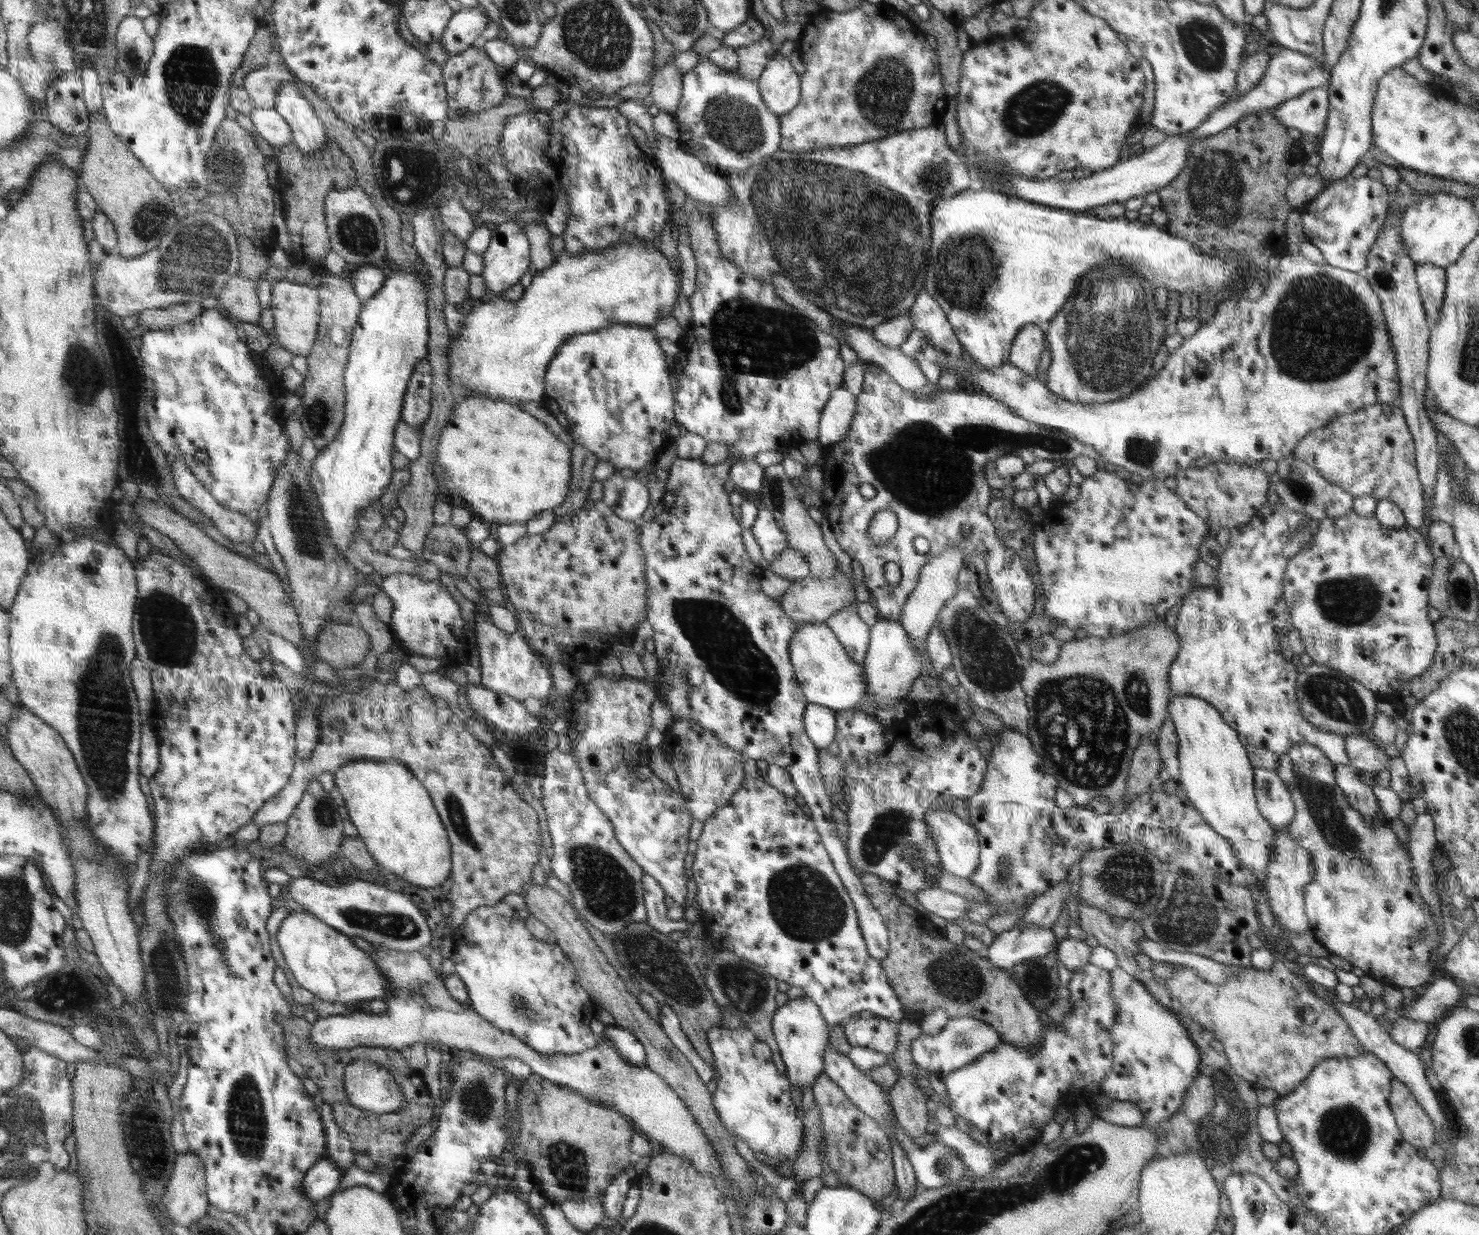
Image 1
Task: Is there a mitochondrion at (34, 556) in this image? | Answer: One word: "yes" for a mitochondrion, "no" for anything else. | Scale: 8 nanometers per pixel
no

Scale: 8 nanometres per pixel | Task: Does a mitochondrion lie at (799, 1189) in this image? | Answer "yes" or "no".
no

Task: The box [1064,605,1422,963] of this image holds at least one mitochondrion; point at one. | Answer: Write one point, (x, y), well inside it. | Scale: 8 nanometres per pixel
(1329, 819)

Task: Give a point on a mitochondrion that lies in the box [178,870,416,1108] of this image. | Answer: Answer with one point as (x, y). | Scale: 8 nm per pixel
(200, 896)

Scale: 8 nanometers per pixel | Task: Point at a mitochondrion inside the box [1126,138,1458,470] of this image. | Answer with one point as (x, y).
(1321, 328)

